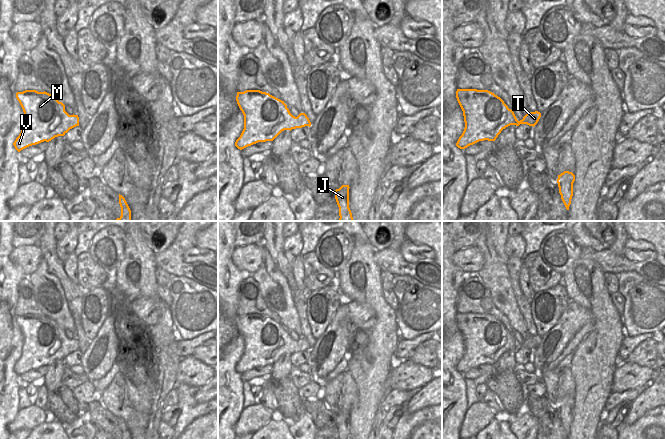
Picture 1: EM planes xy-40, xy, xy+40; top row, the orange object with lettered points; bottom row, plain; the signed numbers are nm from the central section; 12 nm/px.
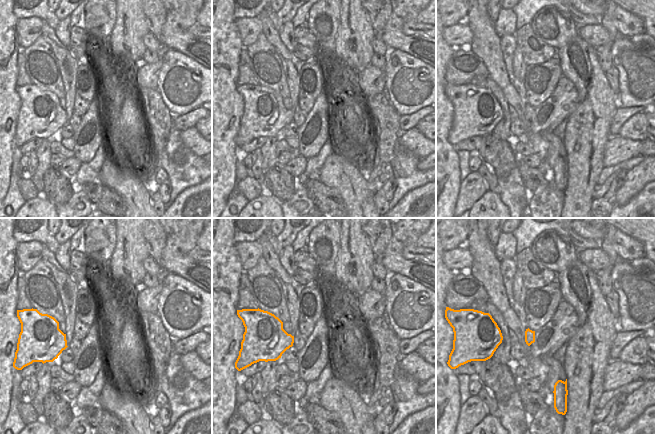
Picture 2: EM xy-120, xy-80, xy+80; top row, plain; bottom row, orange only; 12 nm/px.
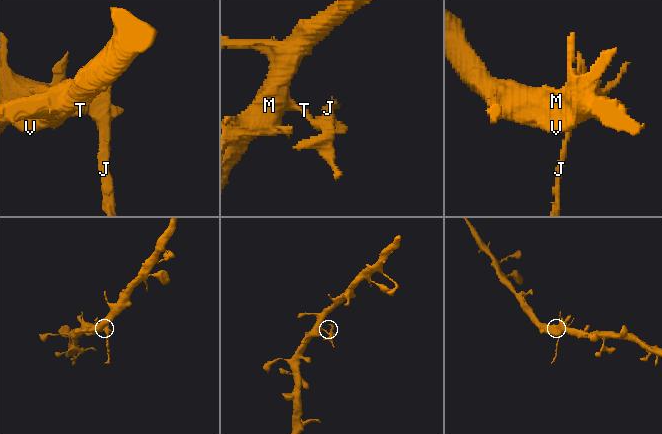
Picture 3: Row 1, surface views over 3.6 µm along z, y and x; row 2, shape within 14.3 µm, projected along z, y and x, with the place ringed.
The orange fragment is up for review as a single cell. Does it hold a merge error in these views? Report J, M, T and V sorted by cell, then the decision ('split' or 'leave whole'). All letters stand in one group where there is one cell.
J T / M V; split

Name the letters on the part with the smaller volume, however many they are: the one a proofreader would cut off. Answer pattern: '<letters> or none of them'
J, T

